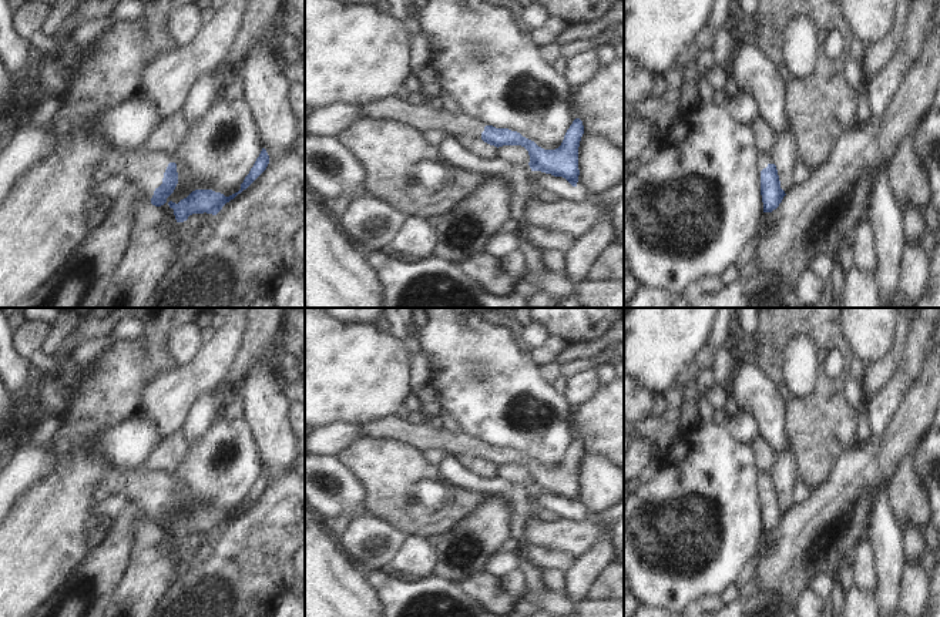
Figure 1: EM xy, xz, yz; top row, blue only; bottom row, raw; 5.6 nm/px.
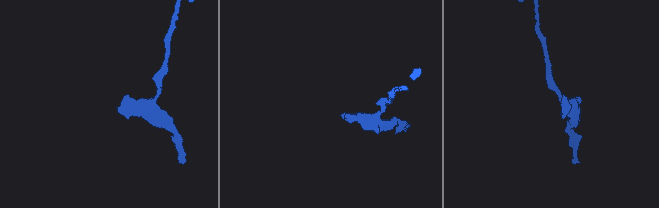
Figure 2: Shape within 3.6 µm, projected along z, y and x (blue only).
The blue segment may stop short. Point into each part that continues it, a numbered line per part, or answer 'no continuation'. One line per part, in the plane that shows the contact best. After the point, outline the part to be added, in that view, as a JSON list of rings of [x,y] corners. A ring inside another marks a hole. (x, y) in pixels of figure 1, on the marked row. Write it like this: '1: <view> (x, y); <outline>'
1: xy (141, 167); [[[107,145],[90,178],[93,185],[97,185],[110,177],[122,177],[128,184],[141,188],[151,201],[154,191],[162,184],[169,162],[172,162],[172,158],[160,151],[150,151],[144,147],[132,151],[118,151]]]

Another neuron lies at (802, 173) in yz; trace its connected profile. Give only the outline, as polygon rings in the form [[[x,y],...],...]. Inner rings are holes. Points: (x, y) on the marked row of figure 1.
[[[798,160],[795,164],[795,185],[802,185],[805,184],[812,175],[812,171],[806,167],[806,164],[802,160]]]

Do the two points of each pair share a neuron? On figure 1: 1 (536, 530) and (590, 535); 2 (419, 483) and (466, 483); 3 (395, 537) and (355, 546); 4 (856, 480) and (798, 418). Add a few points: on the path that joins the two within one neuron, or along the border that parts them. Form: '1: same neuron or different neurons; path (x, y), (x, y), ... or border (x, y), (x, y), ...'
1: same neuron; path (549, 535), (577, 535)
2: different neurons; border (437, 468), (437, 473), (447, 483), (480, 492)
3: same neuron; path (385, 537), (380, 542), (365, 542)
4: different neurons; border (856, 441), (839, 458), (829, 476), (816, 486)

